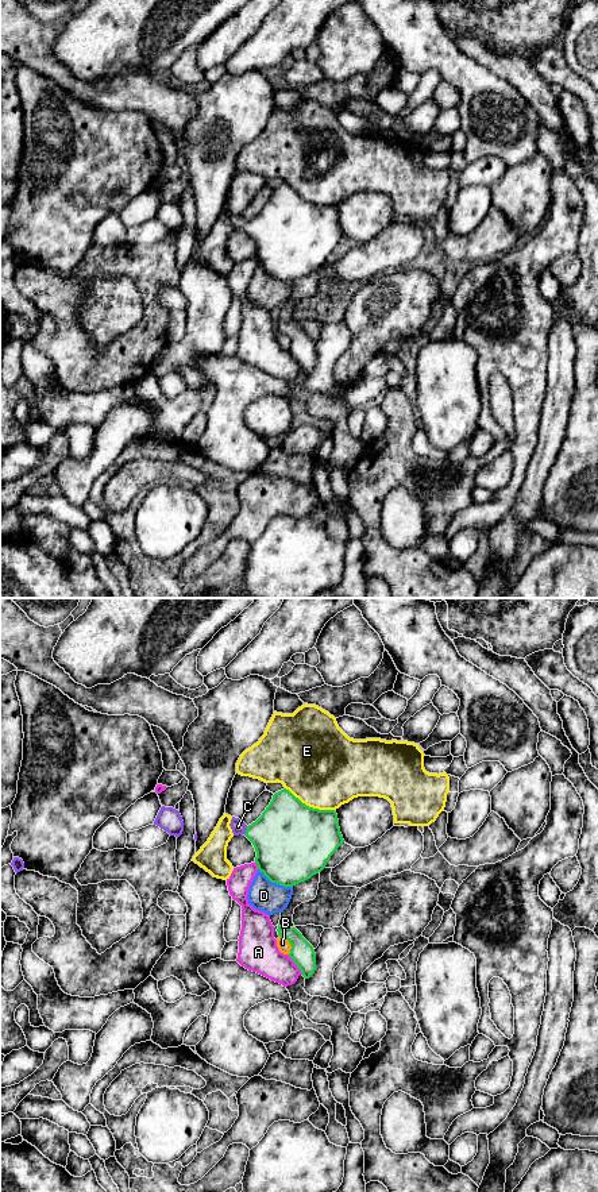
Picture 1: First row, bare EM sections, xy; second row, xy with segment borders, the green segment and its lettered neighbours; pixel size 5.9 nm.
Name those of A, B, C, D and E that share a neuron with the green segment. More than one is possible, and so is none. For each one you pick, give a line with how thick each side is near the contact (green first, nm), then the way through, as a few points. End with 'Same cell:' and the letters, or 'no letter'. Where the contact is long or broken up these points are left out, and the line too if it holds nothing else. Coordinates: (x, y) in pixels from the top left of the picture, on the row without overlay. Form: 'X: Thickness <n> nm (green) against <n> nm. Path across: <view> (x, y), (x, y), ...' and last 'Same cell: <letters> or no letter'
C: Thickness 400 nm (green) against 90 nm. Path across: xy (286, 232), (246, 226), (238, 222)
Same cell: C

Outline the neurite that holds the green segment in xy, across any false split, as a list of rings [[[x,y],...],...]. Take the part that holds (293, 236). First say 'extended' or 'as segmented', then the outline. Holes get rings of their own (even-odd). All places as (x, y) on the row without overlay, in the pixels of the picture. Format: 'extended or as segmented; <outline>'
extended; [[[286,184],[273,190],[270,200],[255,217],[247,221],[232,212],[229,221],[234,231],[244,229],[252,238],[258,265],[271,278],[283,282],[293,282],[321,267],[344,238],[335,205],[309,202]]]

